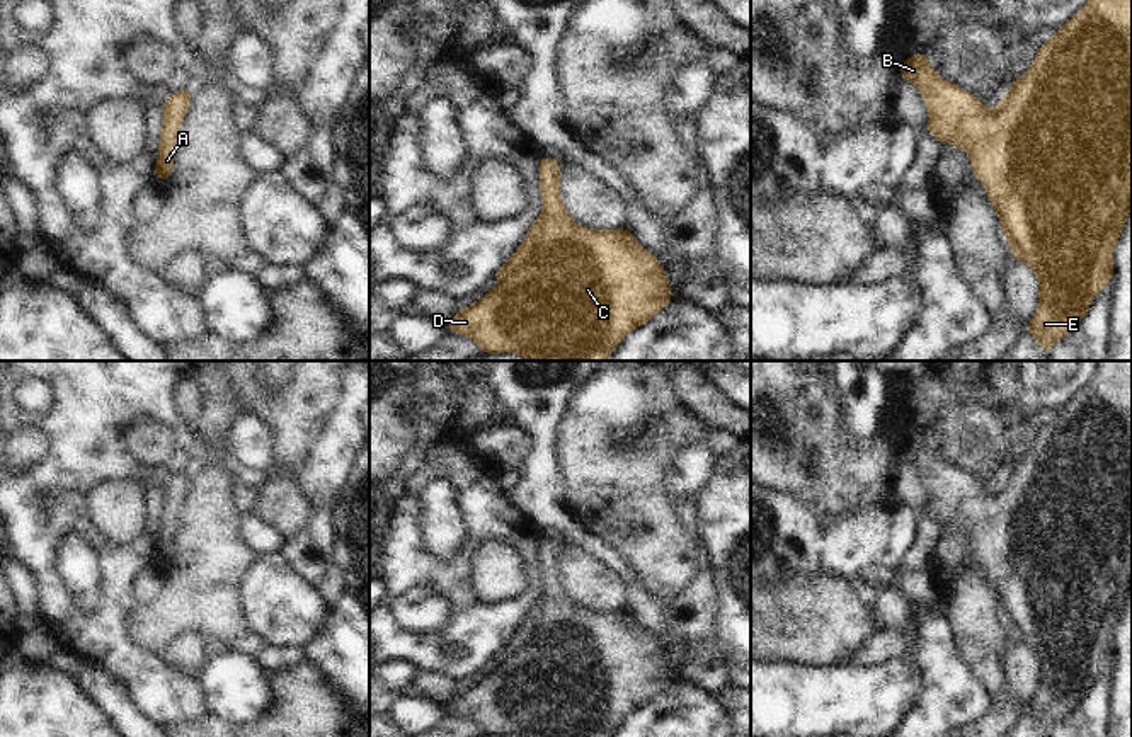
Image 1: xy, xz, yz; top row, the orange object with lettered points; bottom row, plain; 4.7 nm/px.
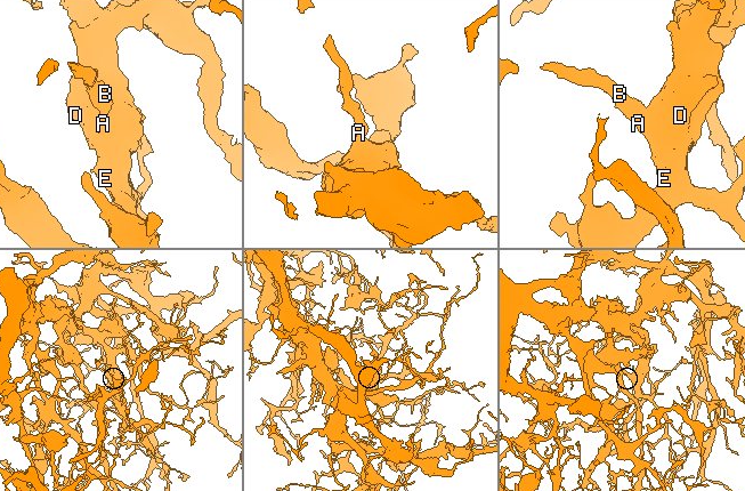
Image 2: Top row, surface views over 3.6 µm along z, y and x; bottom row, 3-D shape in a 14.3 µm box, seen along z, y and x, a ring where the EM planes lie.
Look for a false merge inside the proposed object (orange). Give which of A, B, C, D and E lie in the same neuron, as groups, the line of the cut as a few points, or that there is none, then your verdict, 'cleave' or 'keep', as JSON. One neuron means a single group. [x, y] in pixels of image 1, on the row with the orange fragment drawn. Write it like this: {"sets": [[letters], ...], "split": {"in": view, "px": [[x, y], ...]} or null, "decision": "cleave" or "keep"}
{"sets": [["A", "B", "C", "D", "E"]], "split": null, "decision": "keep"}

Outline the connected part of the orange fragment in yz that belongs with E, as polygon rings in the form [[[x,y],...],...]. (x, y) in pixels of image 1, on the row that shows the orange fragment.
[[[1089,0],[1066,26],[1055,29],[1055,34],[1037,53],[1026,75],[1015,78],[1001,106],[994,111],[986,107],[967,90],[940,78],[929,60],[918,51],[906,61],[899,63],[900,78],[919,87],[921,97],[929,111],[926,131],[941,145],[952,141],[958,150],[965,150],[970,158],[974,177],[986,187],[987,197],[1001,220],[1001,230],[1013,252],[1013,257],[1030,266],[1038,281],[1038,310],[1028,322],[1028,334],[1035,337],[1049,354],[1050,346],[1064,339],[1086,315],[1095,294],[1113,279],[1113,245],[1130,214],[1132,203],[1132,0]]]

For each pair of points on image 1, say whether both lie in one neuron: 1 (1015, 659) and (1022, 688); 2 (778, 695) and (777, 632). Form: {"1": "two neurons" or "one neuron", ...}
{"1": "one neuron", "2": "two neurons"}

